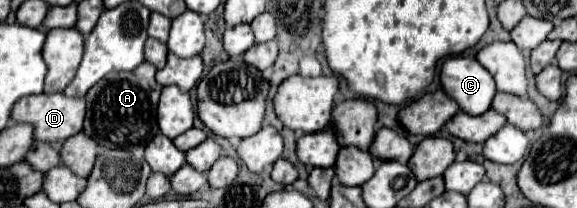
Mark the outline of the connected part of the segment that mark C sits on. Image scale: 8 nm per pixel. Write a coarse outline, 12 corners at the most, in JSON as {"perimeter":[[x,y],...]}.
{"perimeter":[[474,57],[442,63],[444,93],[468,115],[496,95],[492,75]]}

